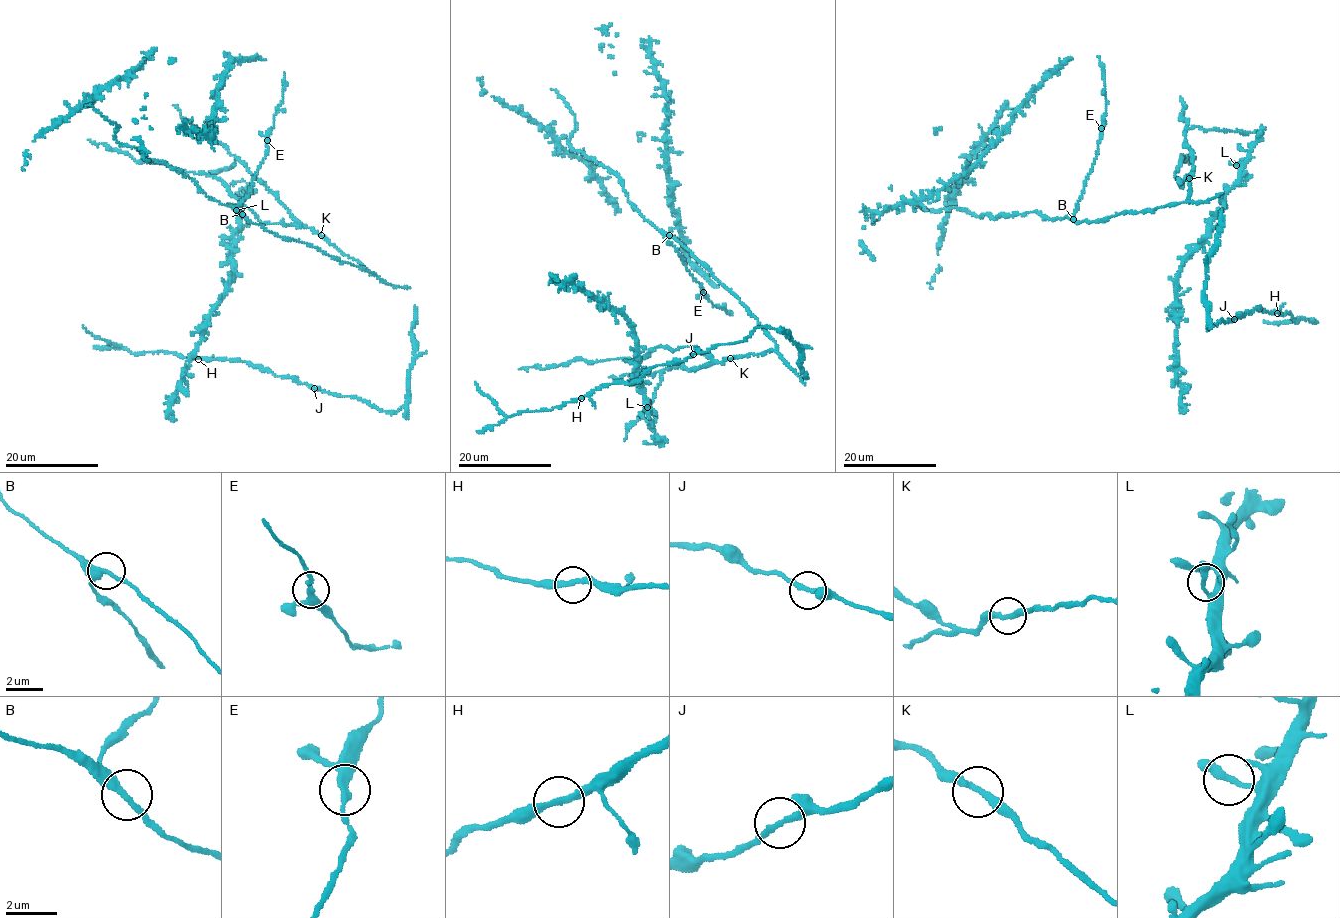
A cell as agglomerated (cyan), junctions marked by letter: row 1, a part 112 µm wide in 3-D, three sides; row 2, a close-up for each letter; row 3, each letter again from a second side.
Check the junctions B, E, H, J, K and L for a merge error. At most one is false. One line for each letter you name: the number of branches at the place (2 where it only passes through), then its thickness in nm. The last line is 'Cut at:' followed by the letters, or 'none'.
Cut at: none

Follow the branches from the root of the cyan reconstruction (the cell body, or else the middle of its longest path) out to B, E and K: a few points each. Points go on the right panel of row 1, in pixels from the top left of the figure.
B: (1140, 212), (1120, 212), (1090, 223), (1073, 219)
E: (1140, 212), (1120, 212), (1089, 223), (1078, 222), (1073, 218), (1084, 180), (1097, 155), (1102, 128)
K: (1140, 212), (1188, 202), (1189, 178)

